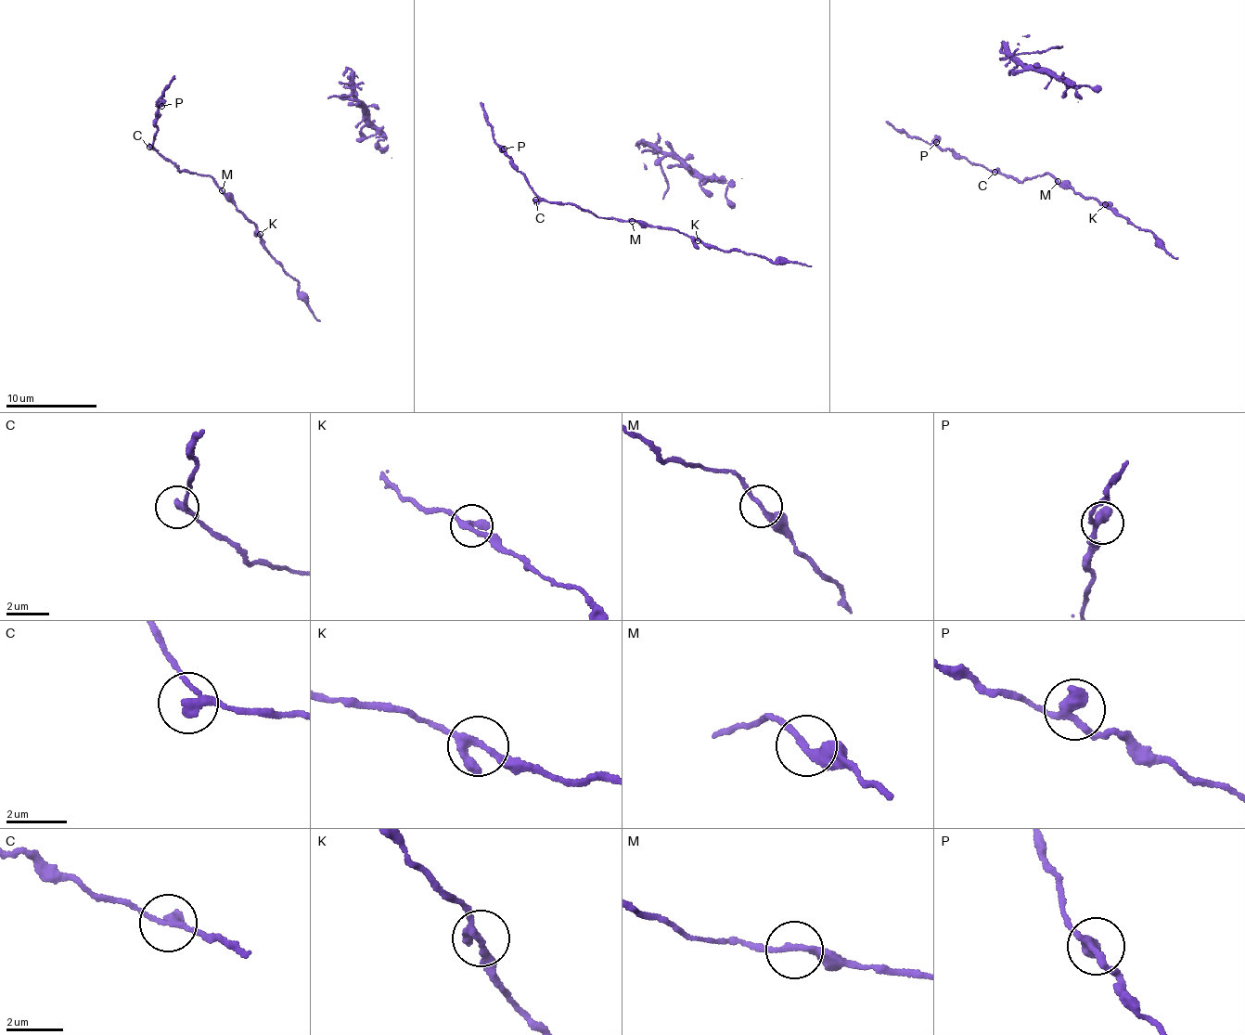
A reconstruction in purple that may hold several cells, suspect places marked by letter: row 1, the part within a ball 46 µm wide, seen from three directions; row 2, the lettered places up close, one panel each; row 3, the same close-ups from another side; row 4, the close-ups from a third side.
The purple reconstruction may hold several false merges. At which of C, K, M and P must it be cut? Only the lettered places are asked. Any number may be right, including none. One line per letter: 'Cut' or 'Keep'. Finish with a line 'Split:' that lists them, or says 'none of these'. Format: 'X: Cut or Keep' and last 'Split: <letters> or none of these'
C: Keep
K: Keep
M: Keep
P: Keep
Split: none of these

